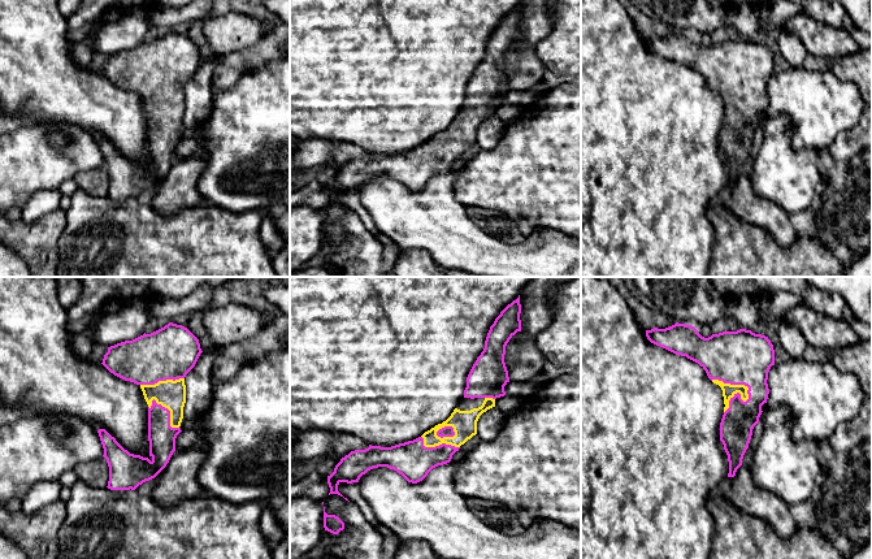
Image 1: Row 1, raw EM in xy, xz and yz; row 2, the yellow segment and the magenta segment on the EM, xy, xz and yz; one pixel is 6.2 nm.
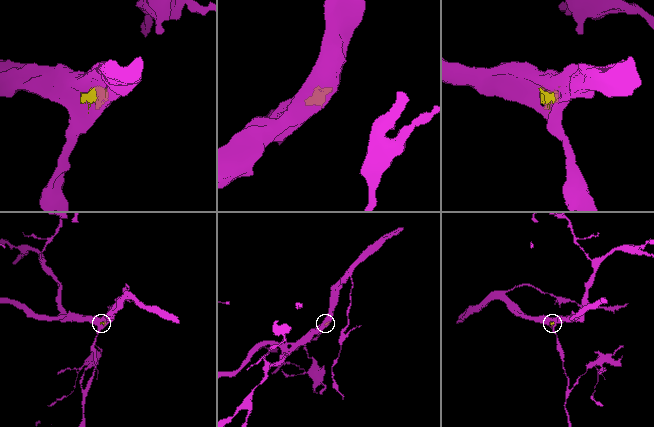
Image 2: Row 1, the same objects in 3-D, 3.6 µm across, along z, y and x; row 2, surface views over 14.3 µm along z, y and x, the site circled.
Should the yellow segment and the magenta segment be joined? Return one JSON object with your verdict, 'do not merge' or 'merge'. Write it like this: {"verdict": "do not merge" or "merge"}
{"verdict": "merge"}

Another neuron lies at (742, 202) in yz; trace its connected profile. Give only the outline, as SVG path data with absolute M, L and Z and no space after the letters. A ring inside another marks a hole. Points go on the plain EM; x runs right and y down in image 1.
M741 174L724 205L743 222L768 230L775 240L784 248L791 247L797 239L790 214L777 204L758 196L754 192L750 177Z

